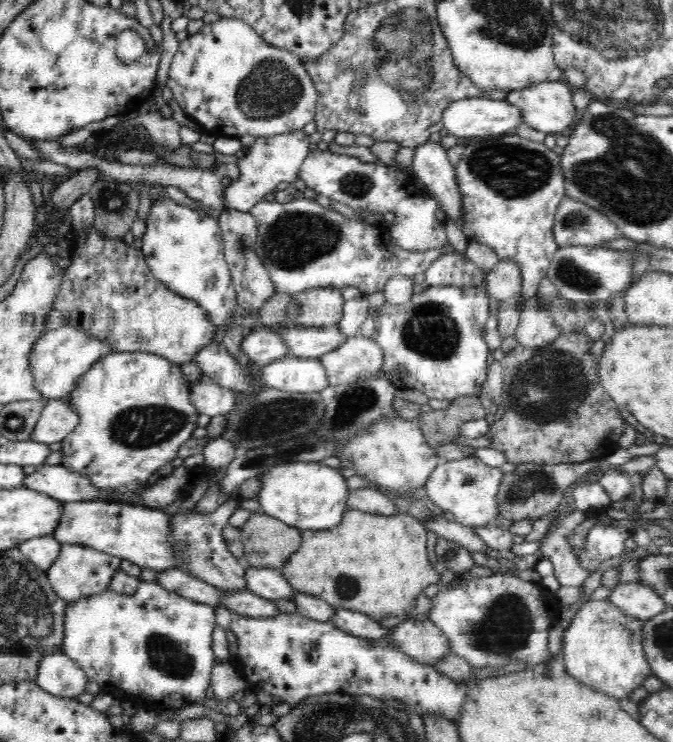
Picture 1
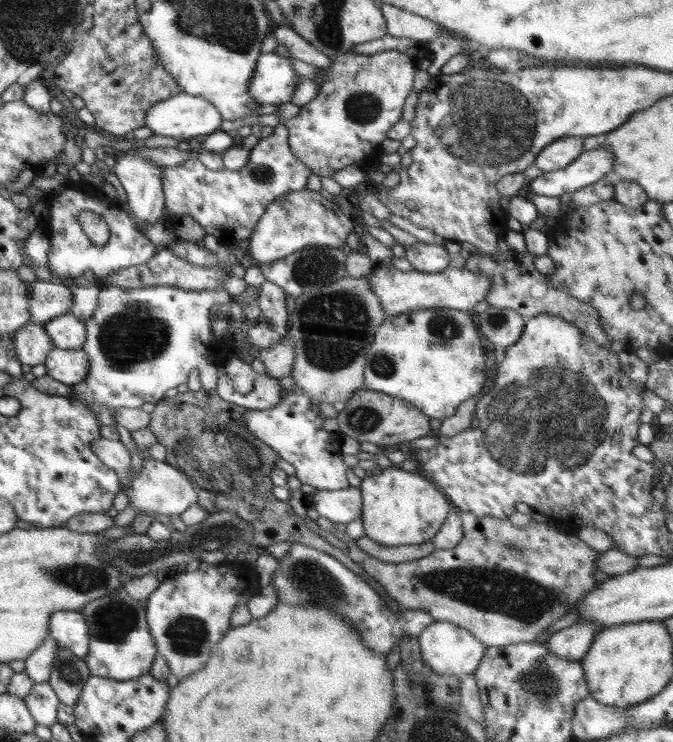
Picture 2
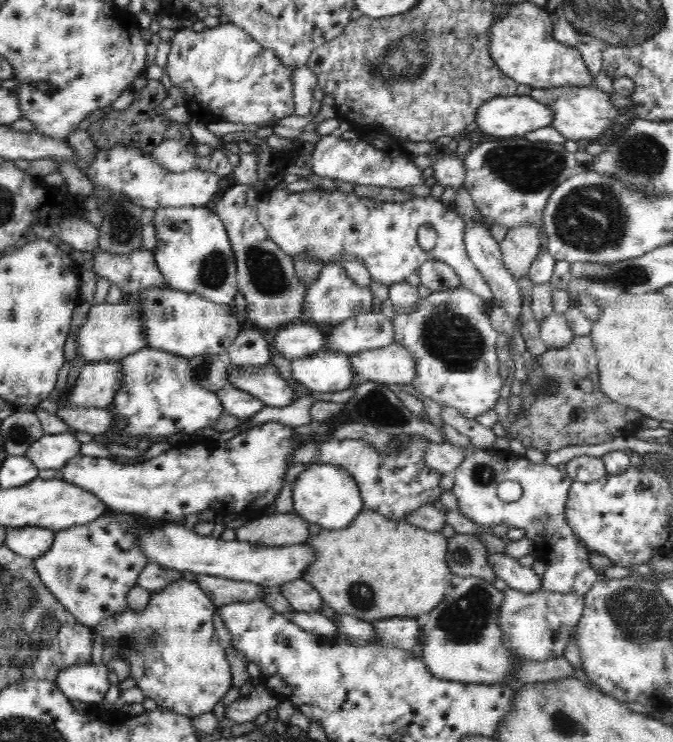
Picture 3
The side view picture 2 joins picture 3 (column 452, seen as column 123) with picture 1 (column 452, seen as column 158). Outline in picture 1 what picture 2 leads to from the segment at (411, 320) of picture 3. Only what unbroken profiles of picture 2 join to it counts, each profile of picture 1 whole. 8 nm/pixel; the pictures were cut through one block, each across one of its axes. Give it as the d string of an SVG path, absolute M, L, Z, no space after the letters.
M427 286L420 294L413 294L410 302L394 305L388 302L373 310L375 320L374 334L371 336L383 350L384 364L380 374L388 377L397 388L416 389L428 399L448 403L460 396L480 397L481 384L485 383L489 365L486 363L489 348L482 336L488 322L488 296L483 286L443 287Z

